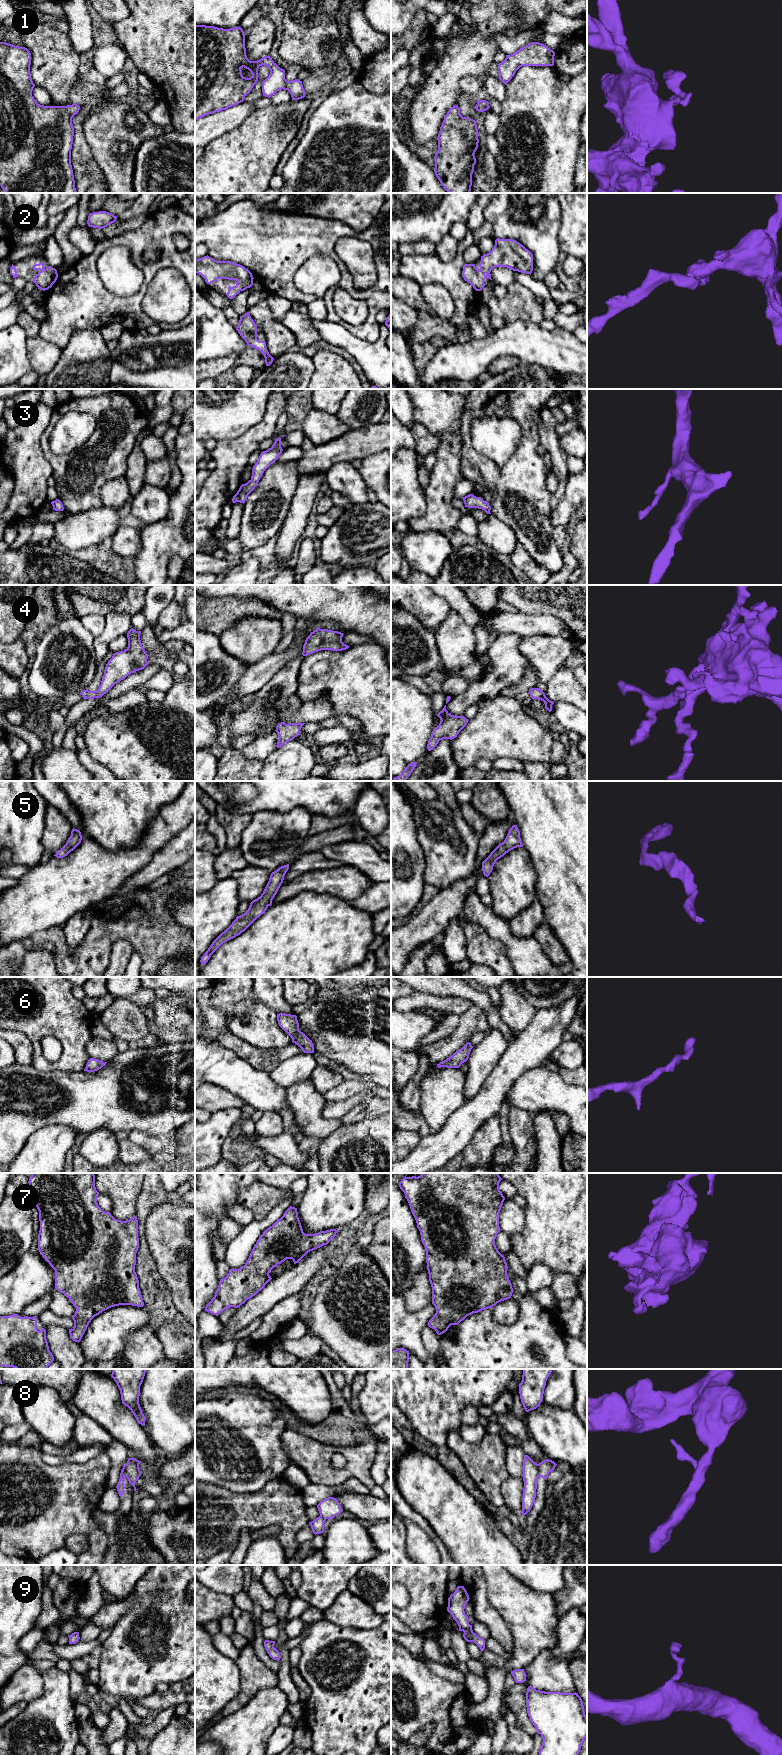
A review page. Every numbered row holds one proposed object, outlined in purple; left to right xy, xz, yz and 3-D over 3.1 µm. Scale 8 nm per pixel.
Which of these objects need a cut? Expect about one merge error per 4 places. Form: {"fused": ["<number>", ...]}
{"fused": ["8"]}

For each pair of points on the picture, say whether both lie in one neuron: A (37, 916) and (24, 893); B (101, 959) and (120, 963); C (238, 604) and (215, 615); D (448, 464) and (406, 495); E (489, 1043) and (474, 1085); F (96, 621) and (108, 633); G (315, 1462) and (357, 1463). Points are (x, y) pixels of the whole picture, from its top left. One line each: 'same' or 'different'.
A: same
B: different
C: same
D: different
E: same
F: different
G: same

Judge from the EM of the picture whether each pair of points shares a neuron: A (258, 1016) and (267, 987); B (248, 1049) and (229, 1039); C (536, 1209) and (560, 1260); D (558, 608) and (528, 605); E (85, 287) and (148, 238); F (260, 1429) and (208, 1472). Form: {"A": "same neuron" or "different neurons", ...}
{"A": "different neurons", "B": "same neuron", "C": "same neuron", "D": "same neuron", "E": "same neuron", "F": "same neuron"}

